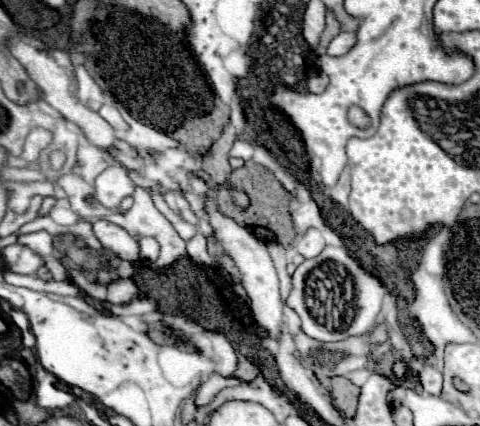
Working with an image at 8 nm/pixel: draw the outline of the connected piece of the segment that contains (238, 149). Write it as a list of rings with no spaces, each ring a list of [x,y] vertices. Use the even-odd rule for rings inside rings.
[[[236,140],[234,142],[234,146],[230,148],[230,158],[242,158],[242,160],[250,160],[252,158],[252,154],[254,154],[254,150],[252,150],[252,146],[248,144],[248,142],[244,142],[244,140]]]

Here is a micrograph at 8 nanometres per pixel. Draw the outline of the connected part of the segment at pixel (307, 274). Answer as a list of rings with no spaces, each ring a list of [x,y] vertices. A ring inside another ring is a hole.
[[[326,246],[322,254],[312,260],[304,260],[296,268],[288,306],[298,312],[302,330],[308,336],[322,342],[338,342],[356,334],[364,334],[374,326],[386,290],[386,284],[362,268],[344,246]]]

